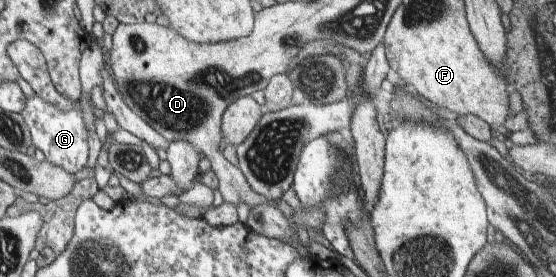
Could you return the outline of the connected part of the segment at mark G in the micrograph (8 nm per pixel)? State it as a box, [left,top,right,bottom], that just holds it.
[20,95,88,174]

